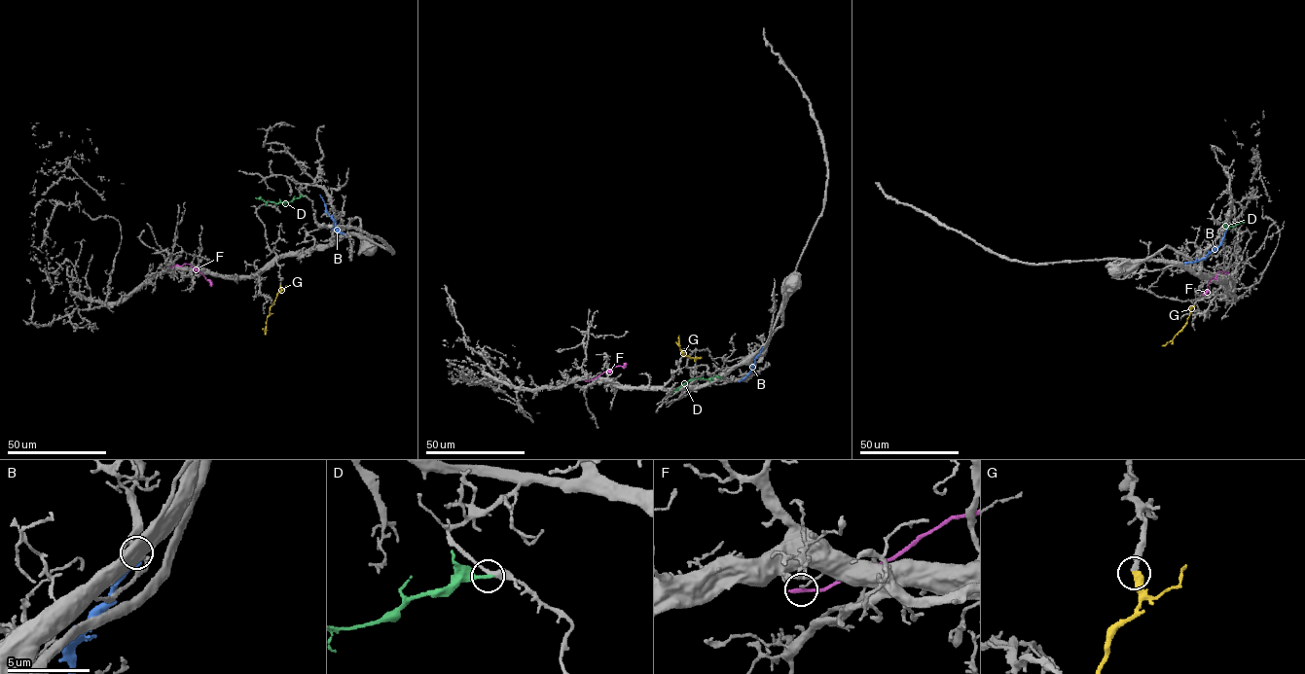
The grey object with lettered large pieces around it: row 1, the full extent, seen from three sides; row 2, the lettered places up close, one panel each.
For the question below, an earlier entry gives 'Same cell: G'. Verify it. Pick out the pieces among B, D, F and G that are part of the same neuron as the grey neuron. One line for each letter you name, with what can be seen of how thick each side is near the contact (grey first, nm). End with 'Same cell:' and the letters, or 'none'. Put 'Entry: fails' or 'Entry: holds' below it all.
G: 280/400 nm
Same cell: G
Entry: holds

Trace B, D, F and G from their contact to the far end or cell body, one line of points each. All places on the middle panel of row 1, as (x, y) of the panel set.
B: (762, 347), (749, 373), (738, 381)
D: (722, 376), (692, 378), (672, 393)
F: (586, 380), (615, 367), (624, 366), (625, 363)
G: (695, 360), (682, 354), (679, 335)

